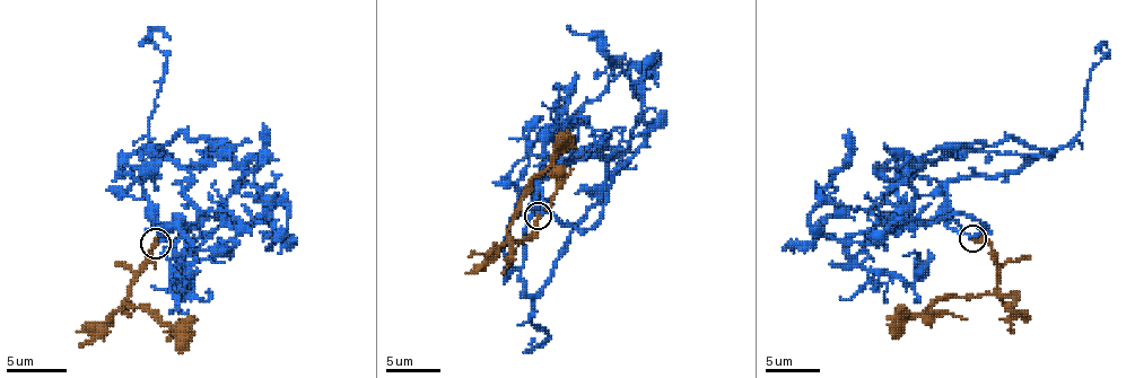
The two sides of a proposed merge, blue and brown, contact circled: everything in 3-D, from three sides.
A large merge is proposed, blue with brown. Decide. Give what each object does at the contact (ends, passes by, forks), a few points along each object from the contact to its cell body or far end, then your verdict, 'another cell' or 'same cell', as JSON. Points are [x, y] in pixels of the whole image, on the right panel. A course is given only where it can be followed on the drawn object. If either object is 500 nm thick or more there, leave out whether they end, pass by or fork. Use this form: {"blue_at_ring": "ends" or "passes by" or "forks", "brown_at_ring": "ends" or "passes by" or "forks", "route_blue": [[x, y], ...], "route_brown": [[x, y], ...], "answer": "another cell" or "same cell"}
{"blue_at_ring": "passes by", "brown_at_ring": "ends", "route_blue": [[972, 239], [948, 226], [948, 184], [1013, 174], [1021, 155], [928, 163], [873, 209], [783, 251]], "route_brown": [[972, 239], [983, 239], [992, 247], [996, 278], [992, 293], [942, 297], [923, 313], [950, 313], [967, 318]], "answer": "same cell"}

